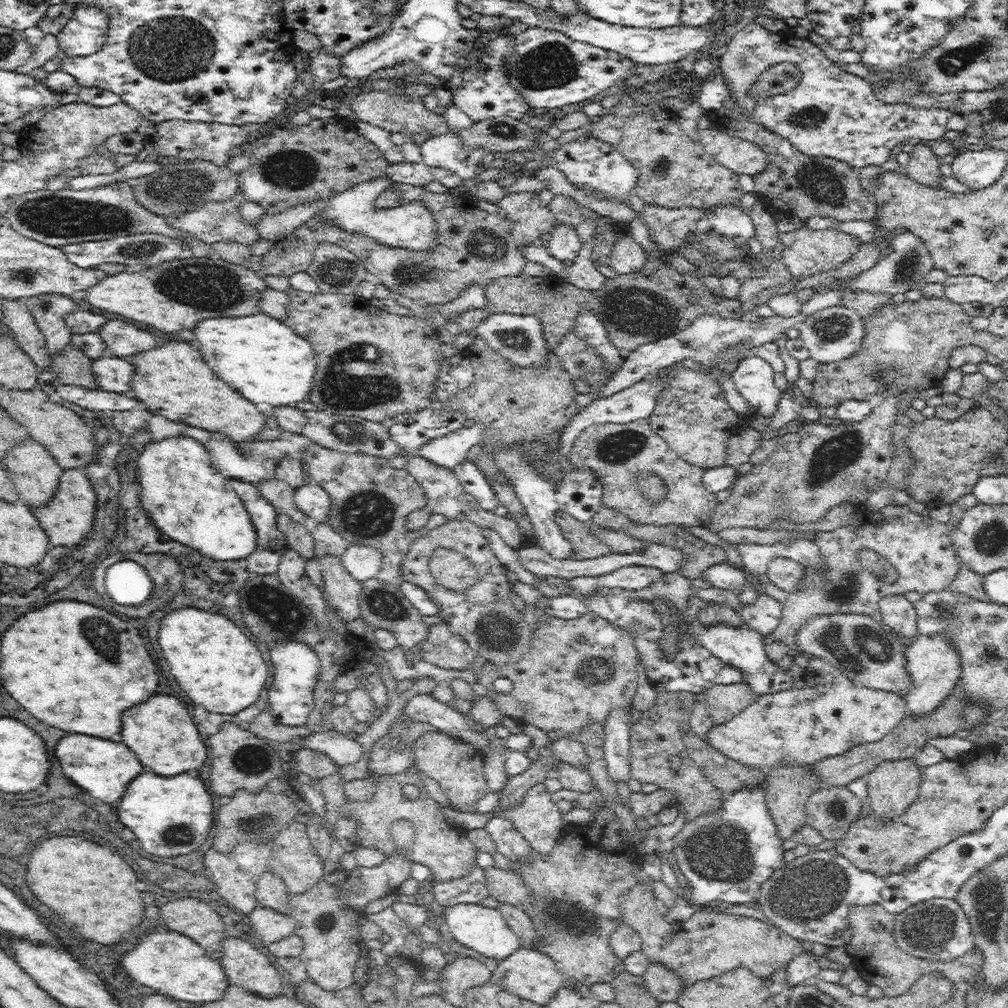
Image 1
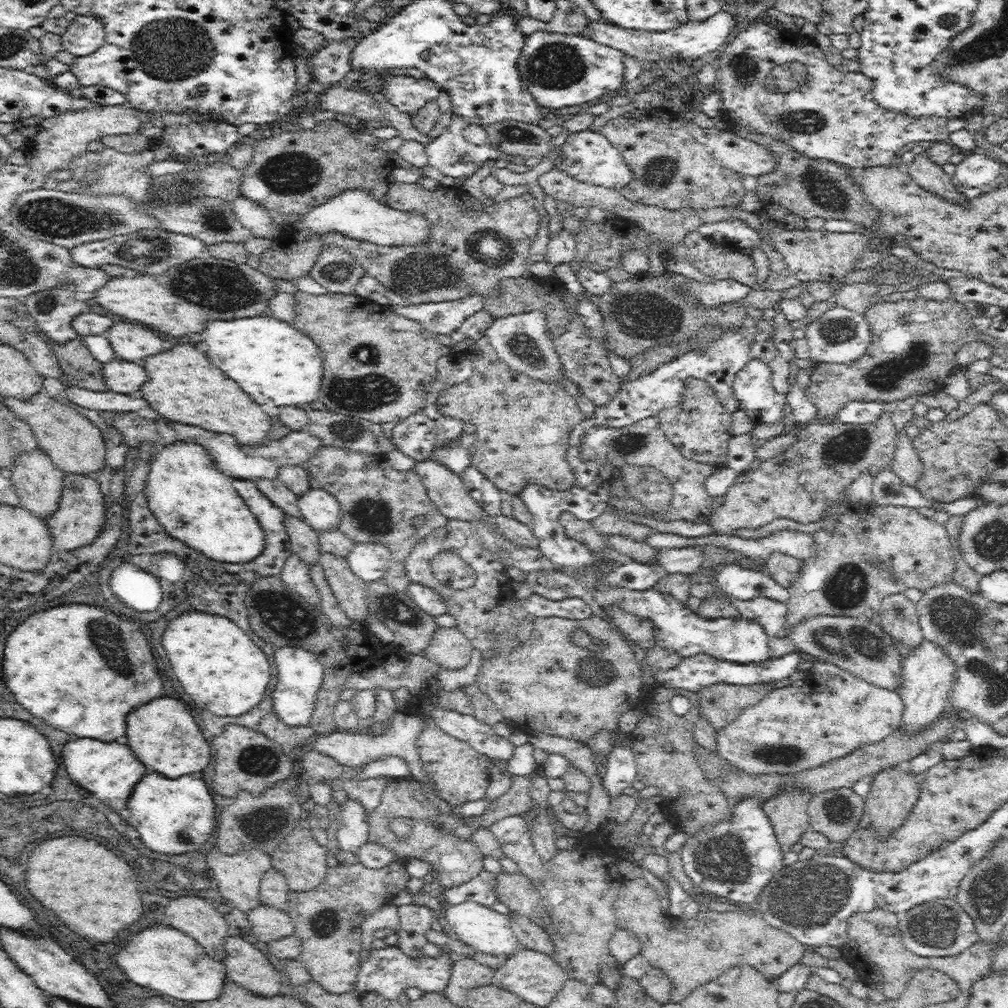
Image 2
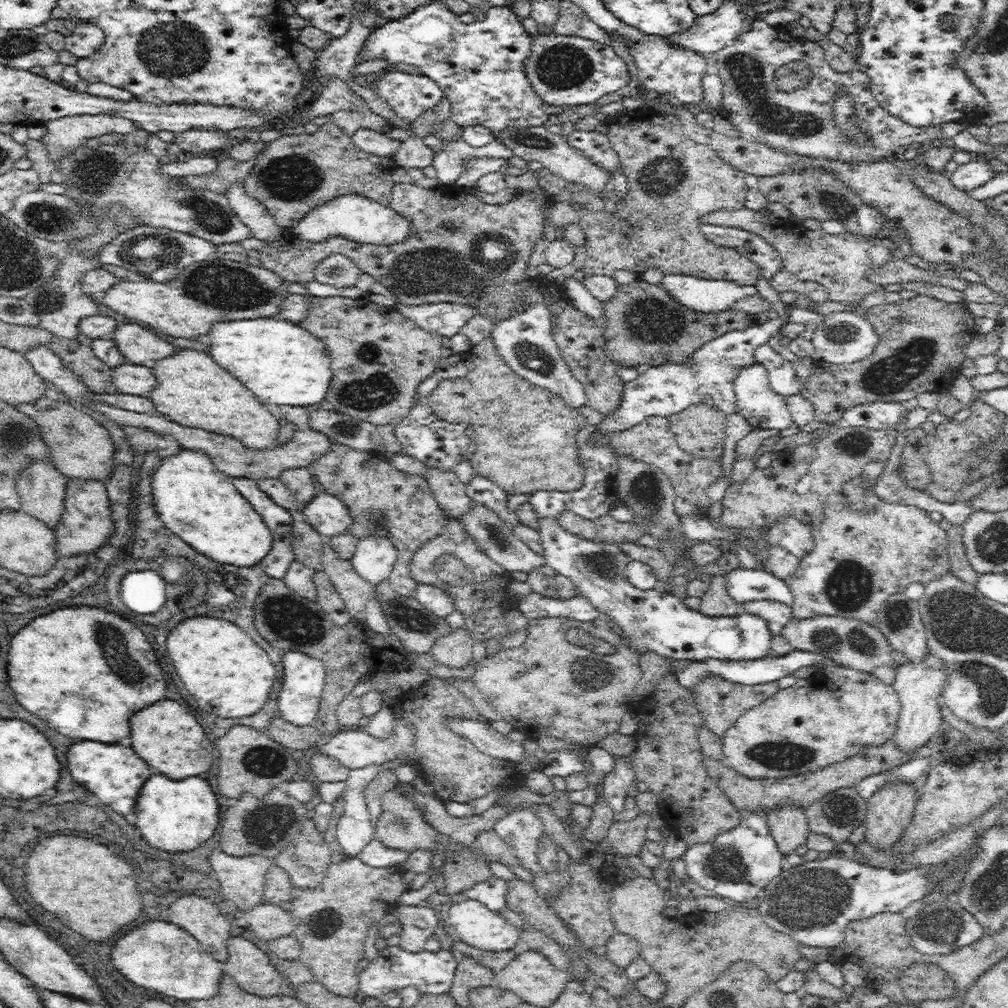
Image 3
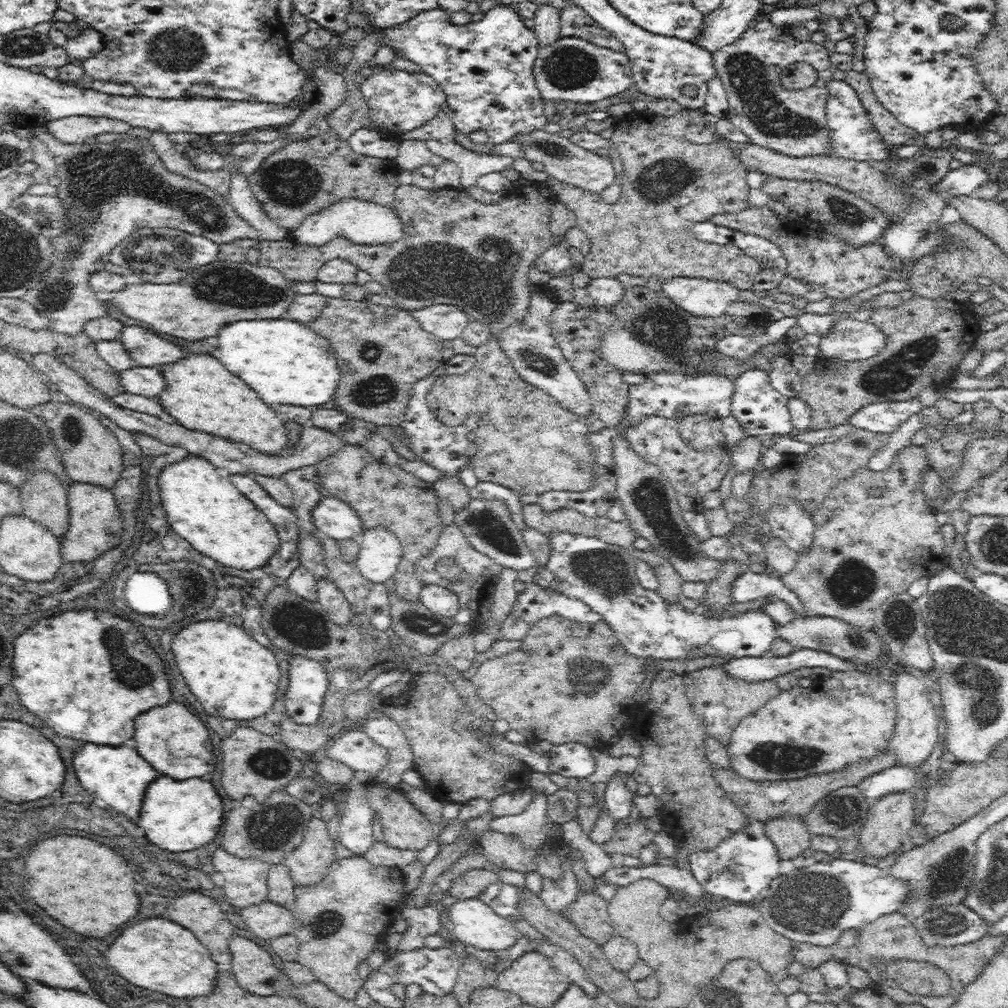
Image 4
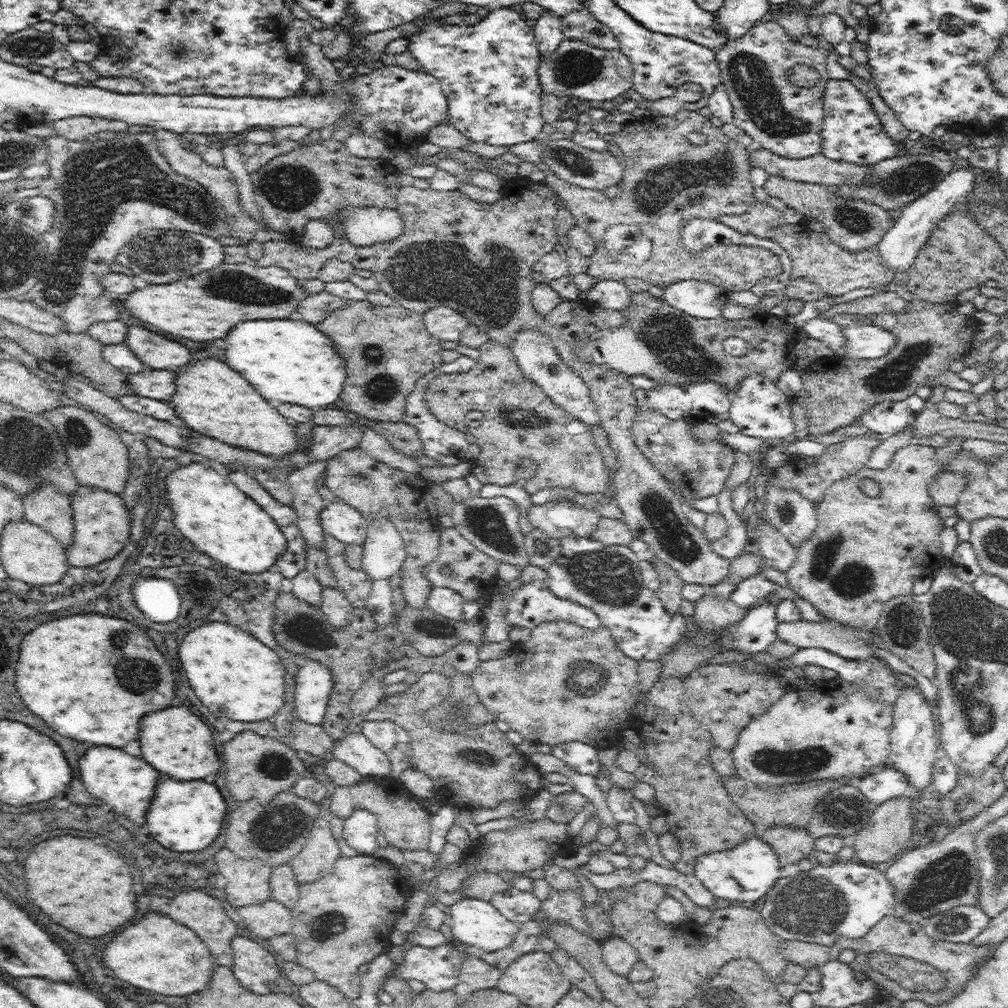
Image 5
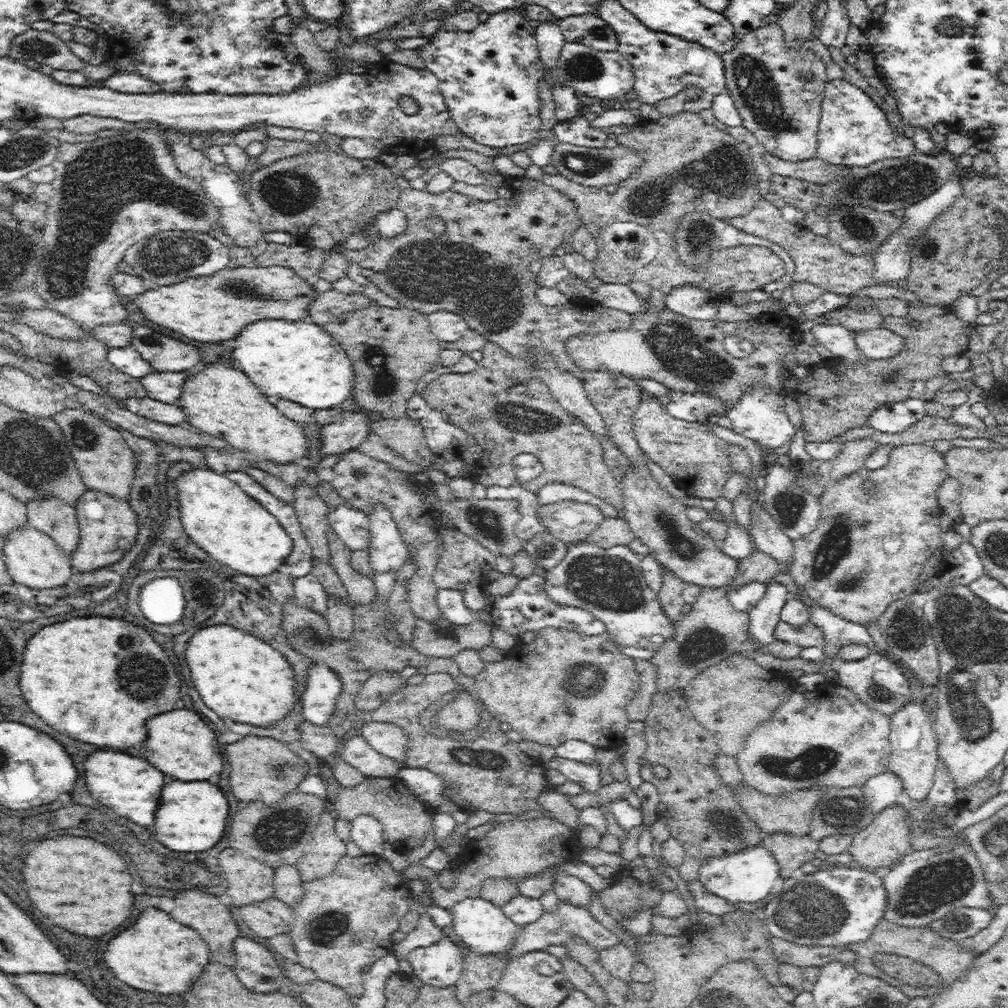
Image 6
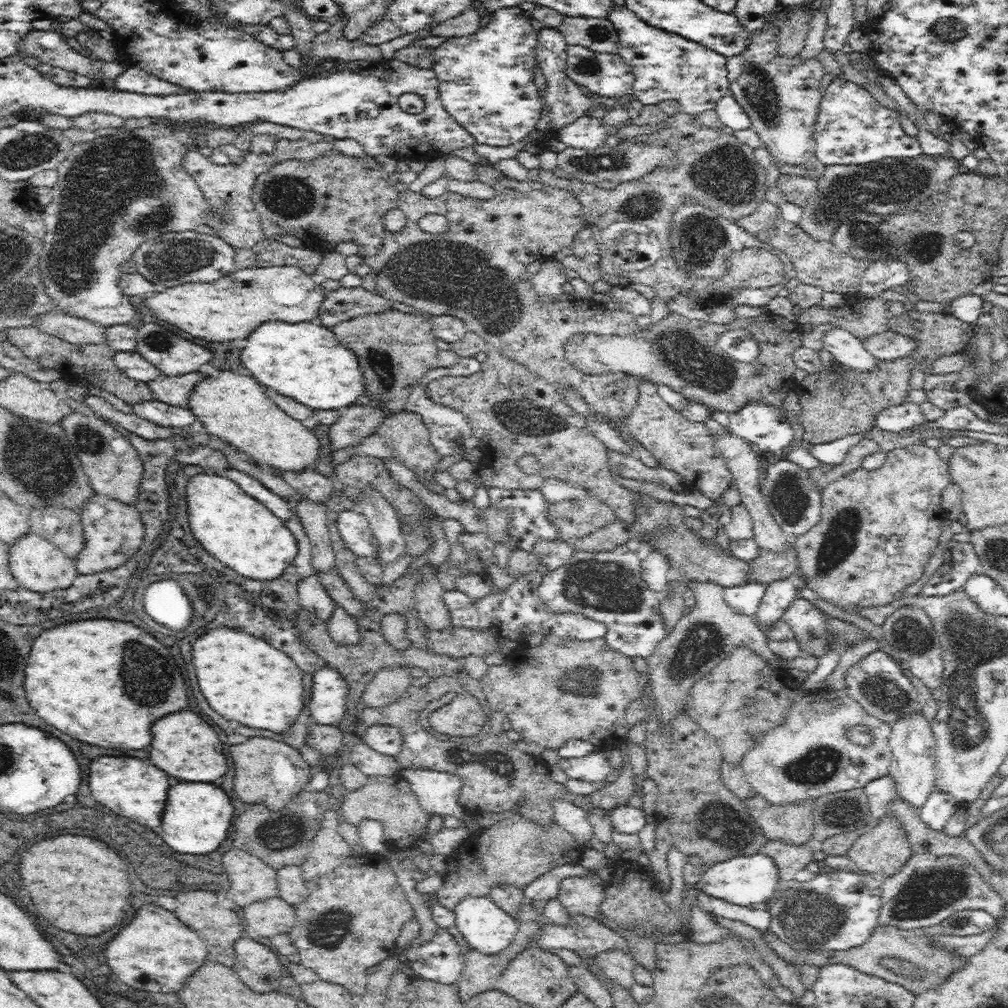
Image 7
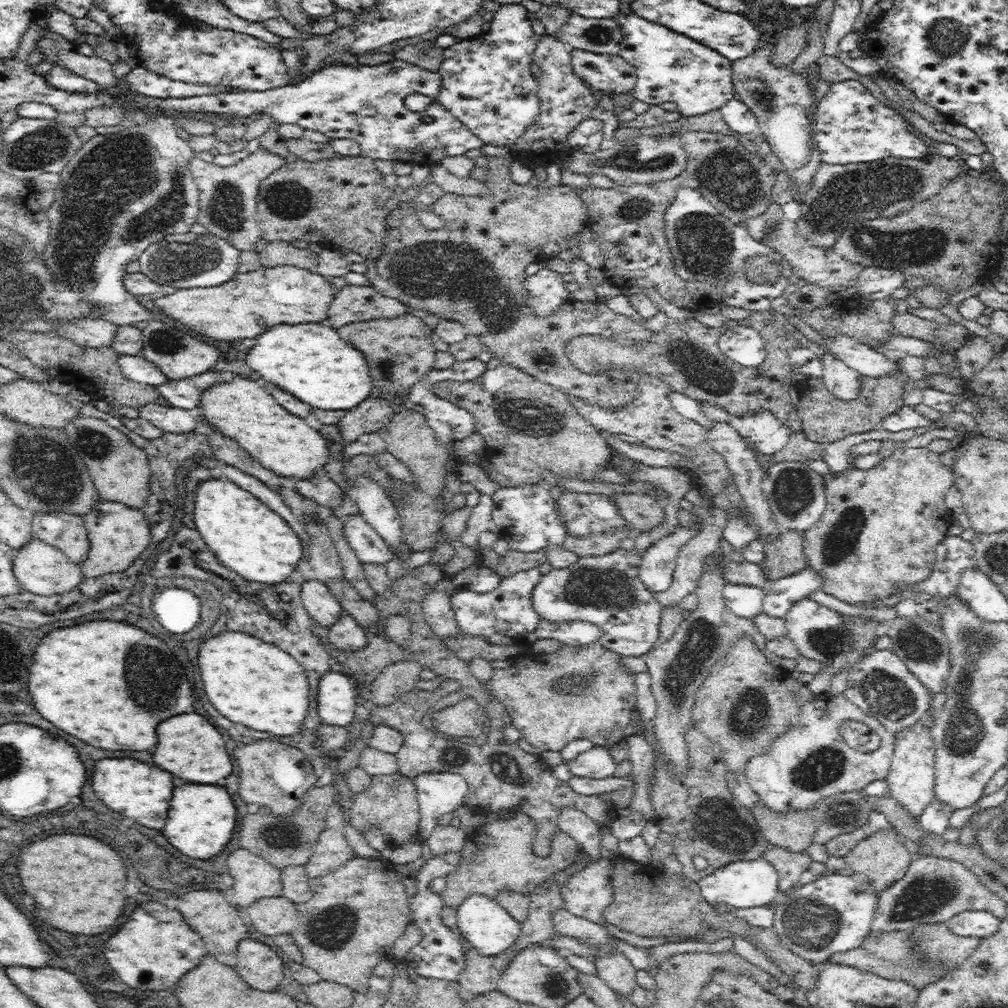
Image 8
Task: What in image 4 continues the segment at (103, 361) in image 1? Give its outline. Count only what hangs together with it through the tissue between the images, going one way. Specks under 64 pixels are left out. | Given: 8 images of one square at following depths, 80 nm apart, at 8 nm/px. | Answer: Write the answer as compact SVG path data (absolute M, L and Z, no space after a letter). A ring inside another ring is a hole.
M131 366L118 373L118 384L126 393L155 397L163 390L164 381L159 374L159 366Z

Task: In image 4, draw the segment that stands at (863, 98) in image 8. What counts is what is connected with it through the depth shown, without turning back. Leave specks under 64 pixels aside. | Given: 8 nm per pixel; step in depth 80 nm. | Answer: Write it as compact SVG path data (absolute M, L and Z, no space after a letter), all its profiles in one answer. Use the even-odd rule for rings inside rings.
M834 79L829 84L829 91L827 116L829 127L833 131L833 147L837 149L837 156L857 160L890 159L890 152L886 147L882 147L882 143L878 142L878 135L875 134L874 127L871 126L870 119L867 118L866 109L860 105L860 99L852 91L852 87L844 81Z

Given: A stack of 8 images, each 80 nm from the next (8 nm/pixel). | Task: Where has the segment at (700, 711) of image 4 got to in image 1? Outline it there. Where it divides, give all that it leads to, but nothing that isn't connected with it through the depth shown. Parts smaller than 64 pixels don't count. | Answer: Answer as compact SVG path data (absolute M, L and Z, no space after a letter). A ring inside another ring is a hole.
M743 682L718 684L707 690L707 701L714 723L731 720L744 708L753 704L758 697L752 694Z

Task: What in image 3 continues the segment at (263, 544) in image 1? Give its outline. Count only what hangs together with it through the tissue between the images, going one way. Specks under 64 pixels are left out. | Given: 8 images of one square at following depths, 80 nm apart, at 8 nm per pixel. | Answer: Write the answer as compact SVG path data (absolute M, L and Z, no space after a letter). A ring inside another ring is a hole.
M237 478L233 480L233 485L248 500L254 511L262 517L262 522L270 531L270 550L258 560L259 566L269 577L282 579L286 568L295 558L291 547L290 522L292 522L292 515L274 503L265 492L262 492L255 480Z

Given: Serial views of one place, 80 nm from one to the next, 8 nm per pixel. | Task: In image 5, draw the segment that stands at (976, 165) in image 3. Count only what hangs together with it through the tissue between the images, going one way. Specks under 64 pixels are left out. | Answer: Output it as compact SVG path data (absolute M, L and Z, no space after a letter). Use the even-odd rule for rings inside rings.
M968 166L954 167L932 190L925 192L916 200L912 200L902 207L903 213L888 228L878 245L884 261L890 265L892 270L896 272L909 271L921 253L923 246L933 236L934 229L941 219L947 216L953 205L961 204L966 198L972 196L975 186L978 185L977 182L978 174L974 170L970 170Z

